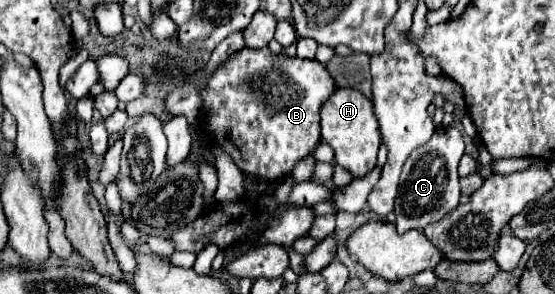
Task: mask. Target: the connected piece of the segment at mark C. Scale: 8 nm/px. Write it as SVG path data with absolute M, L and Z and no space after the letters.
M441 126L435 130L433 138L419 146L405 162L399 190L395 196L395 216L397 216L397 232L405 234L407 230L423 230L425 226L441 220L445 214L457 208L459 204L459 174L457 164L465 154L463 136L455 126Z

